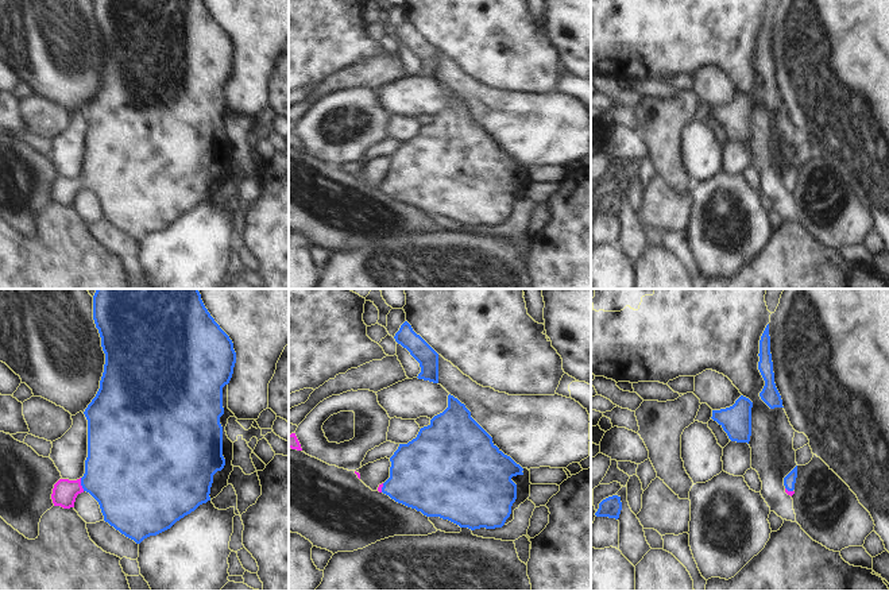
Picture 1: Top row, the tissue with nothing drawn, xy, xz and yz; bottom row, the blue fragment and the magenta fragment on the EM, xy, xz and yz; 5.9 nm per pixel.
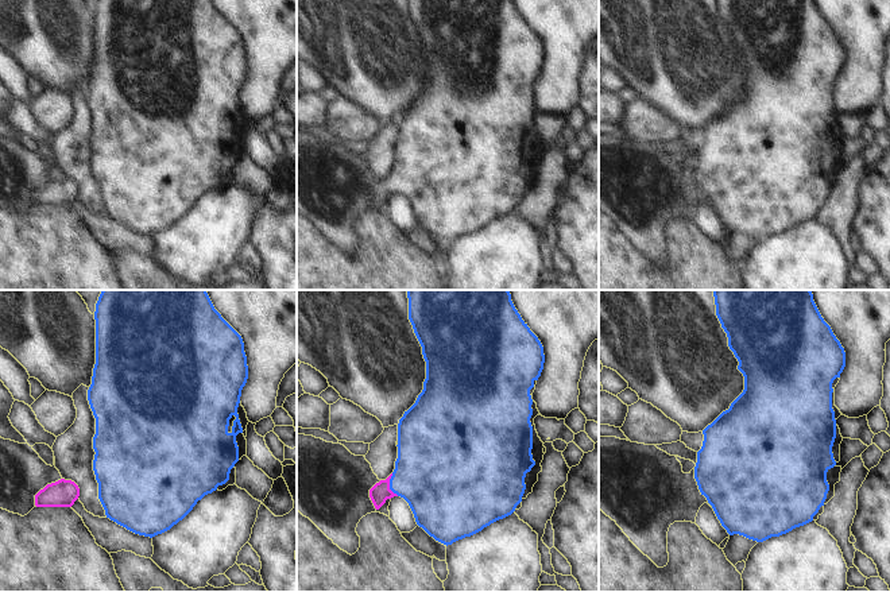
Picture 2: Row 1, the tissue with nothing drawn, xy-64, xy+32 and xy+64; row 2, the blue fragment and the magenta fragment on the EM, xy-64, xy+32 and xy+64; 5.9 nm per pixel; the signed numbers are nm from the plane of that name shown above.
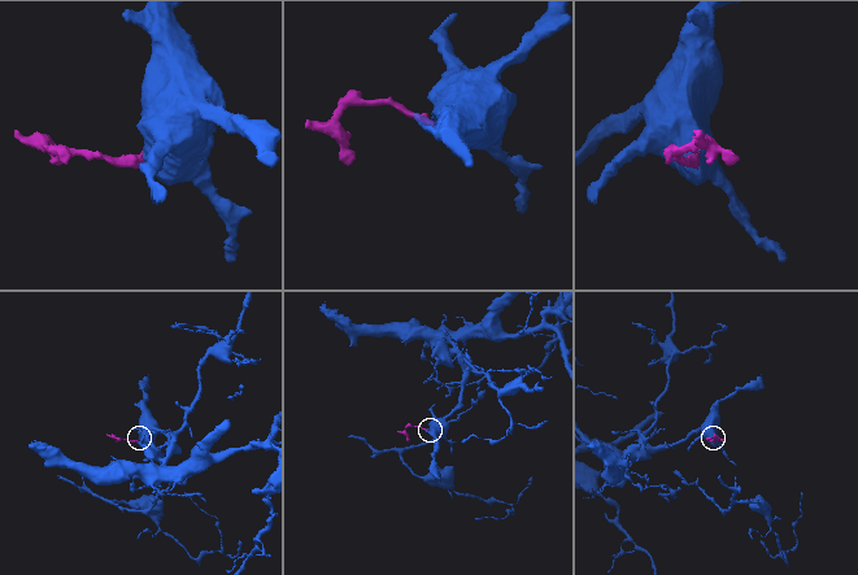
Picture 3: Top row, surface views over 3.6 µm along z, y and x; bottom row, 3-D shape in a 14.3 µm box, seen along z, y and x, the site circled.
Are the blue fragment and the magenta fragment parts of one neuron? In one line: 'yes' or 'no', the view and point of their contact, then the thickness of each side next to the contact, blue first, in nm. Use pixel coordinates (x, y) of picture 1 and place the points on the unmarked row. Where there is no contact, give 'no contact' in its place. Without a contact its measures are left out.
yes; contact xy (81, 182); calibres 440 and 150 nm

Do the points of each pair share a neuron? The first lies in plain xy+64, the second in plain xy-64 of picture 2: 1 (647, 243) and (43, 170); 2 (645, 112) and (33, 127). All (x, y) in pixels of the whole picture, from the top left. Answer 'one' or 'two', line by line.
1: one
2: two

